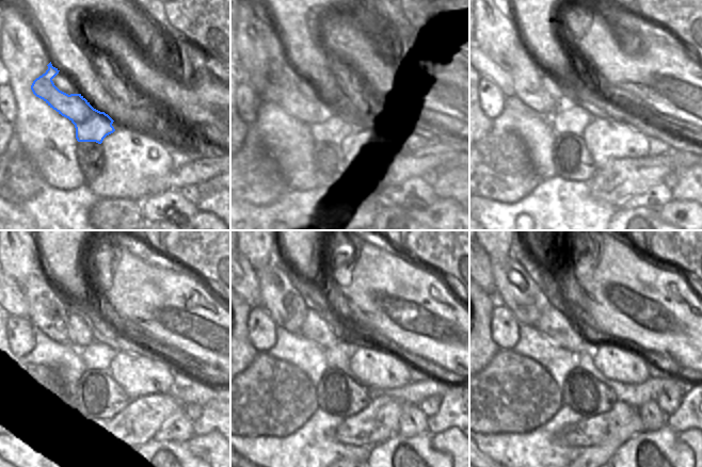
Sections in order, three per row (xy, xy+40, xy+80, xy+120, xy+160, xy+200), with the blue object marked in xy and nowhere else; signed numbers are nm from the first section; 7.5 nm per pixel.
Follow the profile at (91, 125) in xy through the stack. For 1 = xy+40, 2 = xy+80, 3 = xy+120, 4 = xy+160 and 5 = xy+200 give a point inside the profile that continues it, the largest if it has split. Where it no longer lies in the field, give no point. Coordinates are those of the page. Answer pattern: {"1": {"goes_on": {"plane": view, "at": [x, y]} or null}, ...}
{"1": {"goes_on": {"plane": "xy+40", "at": [329, 118]}}, "2": {"goes_on": {"plane": "xy+80", "at": [527, 71]}}, "3": {"goes_on": {"plane": "xy+120", "at": [48, 311]}}, "4": {"goes_on": {"plane": "xy+160", "at": [280, 296]}}, "5": {"goes_on": {"plane": "xy+200", "at": [515, 288]}}}

